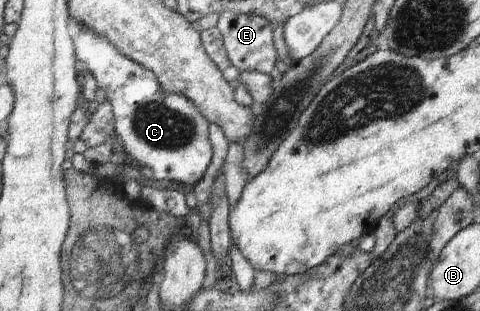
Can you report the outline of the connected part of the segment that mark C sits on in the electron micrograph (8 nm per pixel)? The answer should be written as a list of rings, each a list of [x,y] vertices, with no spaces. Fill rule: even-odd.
[[[69,18],[73,30],[75,55],[95,77],[98,87],[112,106],[114,141],[124,149],[130,164],[150,167],[154,179],[194,185],[204,177],[212,145],[208,140],[209,123],[196,105],[184,95],[166,91],[152,70],[122,55],[106,37]]]

